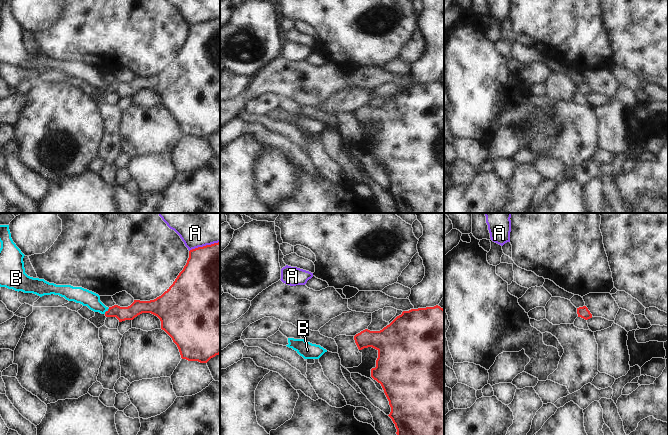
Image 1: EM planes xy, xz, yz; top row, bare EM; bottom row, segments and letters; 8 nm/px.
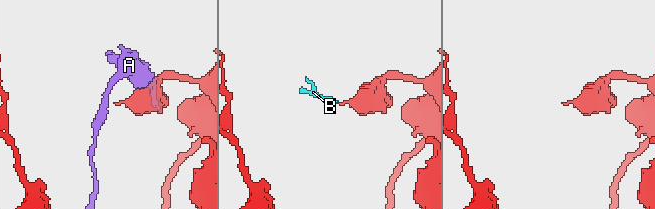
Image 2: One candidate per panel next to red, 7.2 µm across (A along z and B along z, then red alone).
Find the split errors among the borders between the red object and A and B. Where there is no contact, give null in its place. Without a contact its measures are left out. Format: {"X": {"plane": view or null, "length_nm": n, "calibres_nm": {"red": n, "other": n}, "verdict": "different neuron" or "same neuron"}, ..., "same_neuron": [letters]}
{"A": {"plane": "xy", "length_nm": 260, "calibres_nm": {"red": 500, "other": 190}, "verdict": "different neuron"}, "B": {"plane": "xy", "length_nm": 60, "calibres_nm": {"red": 110, "other": 130}, "verdict": "same neuron"}, "same_neuron": ["B"]}

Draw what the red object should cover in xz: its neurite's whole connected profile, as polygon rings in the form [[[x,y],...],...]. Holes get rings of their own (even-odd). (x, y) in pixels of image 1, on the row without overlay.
[[[436,81],[434,83],[411,85],[403,87],[389,101],[380,107],[365,105],[354,112],[359,126],[372,123],[378,127],[376,143],[371,145],[371,153],[381,160],[389,177],[391,188],[388,191],[397,205],[397,213],[444,213],[444,85]]]

